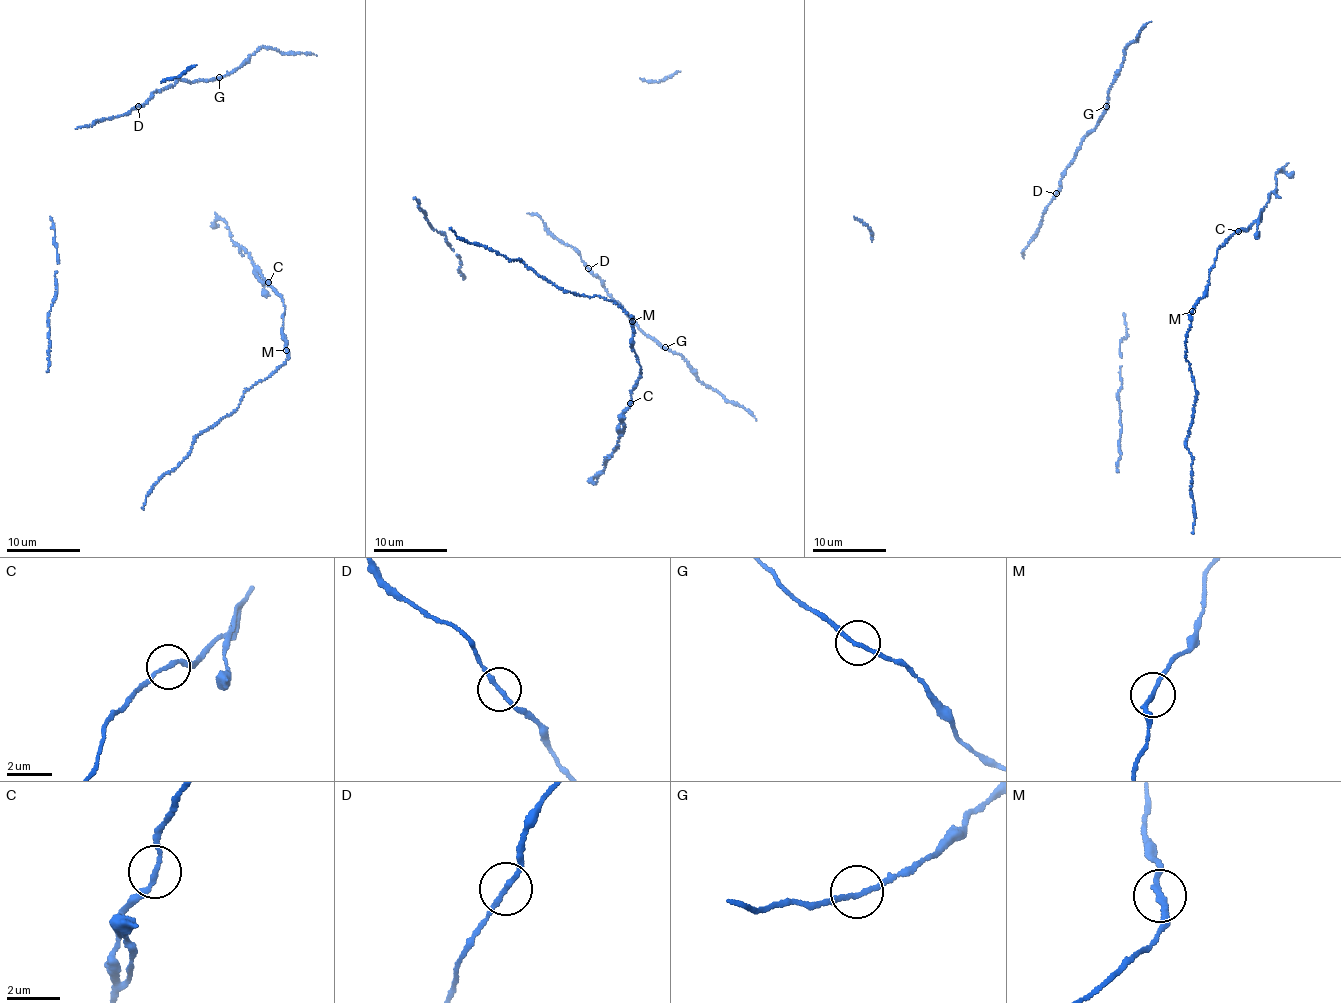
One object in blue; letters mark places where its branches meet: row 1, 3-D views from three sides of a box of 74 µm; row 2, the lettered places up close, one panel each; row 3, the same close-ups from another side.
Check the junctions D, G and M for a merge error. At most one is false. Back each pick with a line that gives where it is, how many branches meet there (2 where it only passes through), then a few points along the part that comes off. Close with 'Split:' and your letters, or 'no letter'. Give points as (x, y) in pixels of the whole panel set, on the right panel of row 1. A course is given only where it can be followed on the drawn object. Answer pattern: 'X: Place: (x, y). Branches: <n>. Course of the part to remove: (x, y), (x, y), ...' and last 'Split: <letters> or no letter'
Split: no letter

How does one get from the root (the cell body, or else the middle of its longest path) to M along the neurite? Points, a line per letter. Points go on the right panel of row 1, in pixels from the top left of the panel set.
M: (1264, 208), (1262, 219), (1228, 238), (1217, 250), (1207, 296), (1193, 311)

